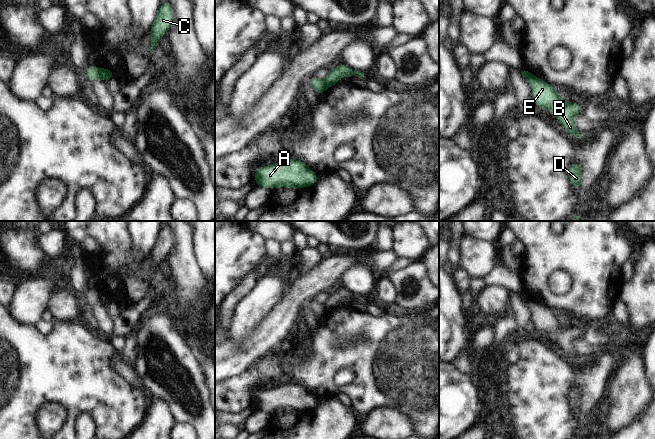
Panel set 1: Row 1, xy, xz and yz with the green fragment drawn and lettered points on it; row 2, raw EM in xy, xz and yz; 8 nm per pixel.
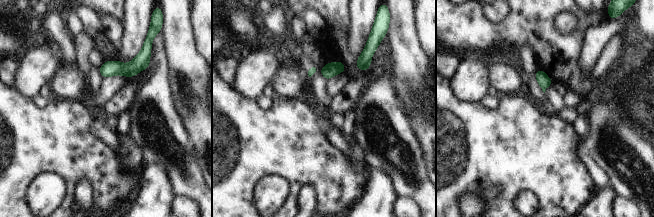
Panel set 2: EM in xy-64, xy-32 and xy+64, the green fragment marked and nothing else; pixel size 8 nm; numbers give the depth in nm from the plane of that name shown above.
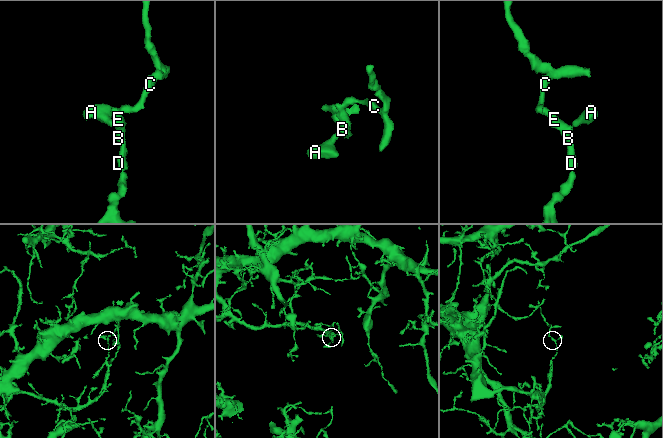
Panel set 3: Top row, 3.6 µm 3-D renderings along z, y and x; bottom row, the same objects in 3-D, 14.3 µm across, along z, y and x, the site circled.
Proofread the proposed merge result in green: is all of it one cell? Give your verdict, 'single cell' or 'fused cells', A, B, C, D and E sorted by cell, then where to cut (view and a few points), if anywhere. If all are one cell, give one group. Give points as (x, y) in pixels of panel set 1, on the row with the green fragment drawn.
fused cells; A B D E / C; cut in xy along (99, 68), (100, 76)

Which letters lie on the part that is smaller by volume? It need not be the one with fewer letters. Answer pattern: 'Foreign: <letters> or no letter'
Foreign: C

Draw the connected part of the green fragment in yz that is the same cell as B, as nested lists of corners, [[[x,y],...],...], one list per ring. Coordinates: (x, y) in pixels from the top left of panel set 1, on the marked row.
[[[526,71],[526,79],[532,88],[535,105],[554,112],[558,122],[565,130],[569,134],[581,139],[582,137],[577,130],[573,119],[576,115],[580,114],[580,104],[564,101],[550,84],[537,78],[528,71]]]

